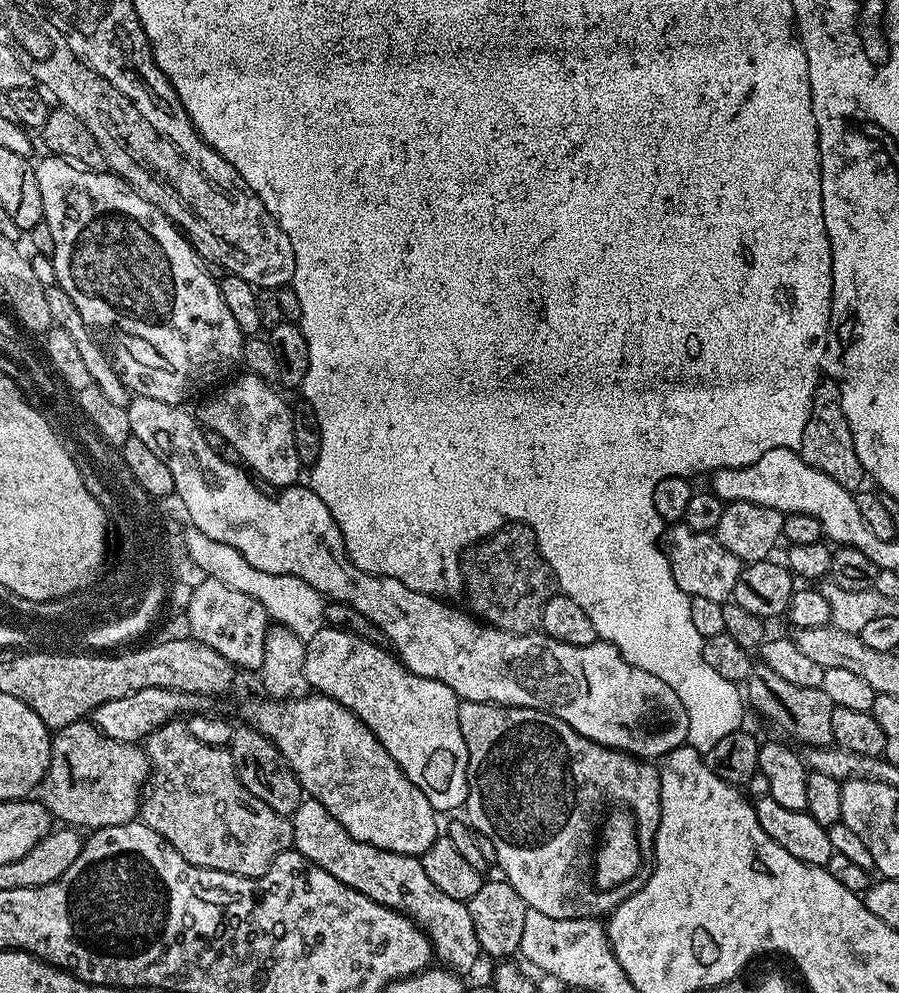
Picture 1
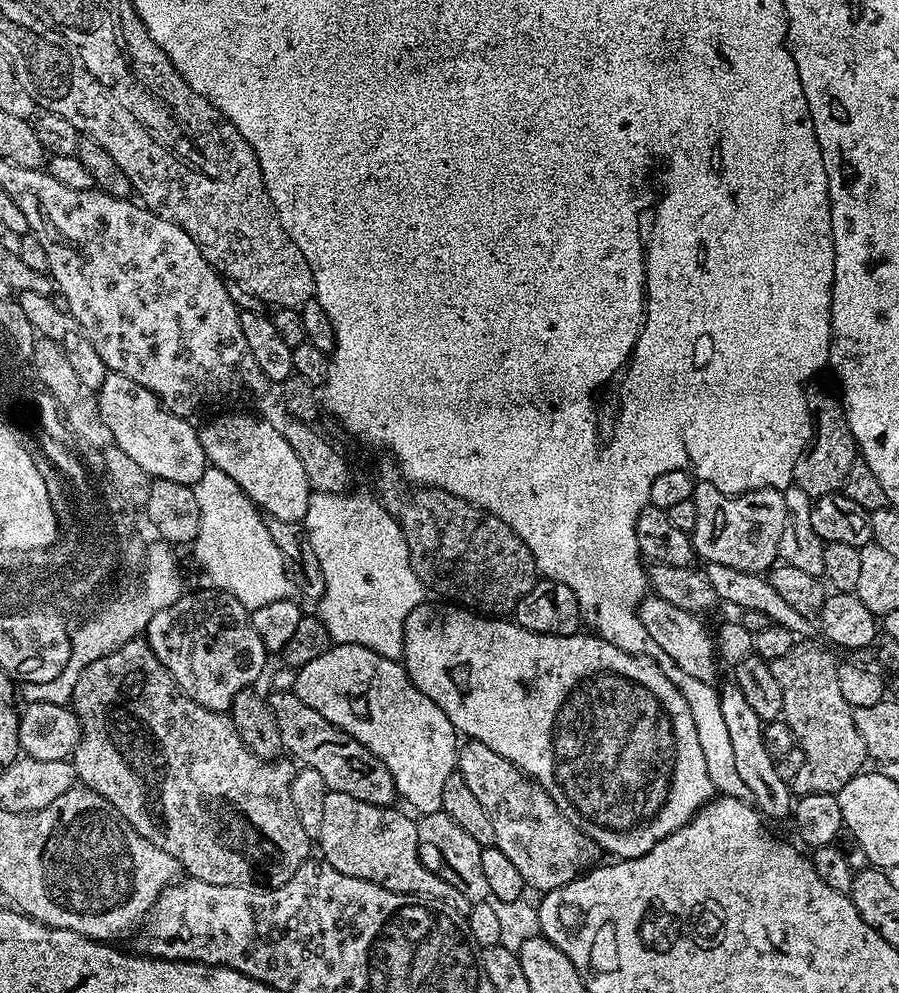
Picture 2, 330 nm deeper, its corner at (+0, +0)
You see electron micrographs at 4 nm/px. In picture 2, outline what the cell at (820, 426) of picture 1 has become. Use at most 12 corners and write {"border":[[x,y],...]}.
{"border":[[807,385],[812,436],[794,462],[807,496],[843,489],[858,459],[839,395]]}

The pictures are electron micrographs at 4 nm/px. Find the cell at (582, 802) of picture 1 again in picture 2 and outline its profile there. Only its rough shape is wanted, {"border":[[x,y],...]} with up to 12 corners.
{"border":[[477,740],[456,767],[495,846],[543,894],[602,850],[531,776]]}

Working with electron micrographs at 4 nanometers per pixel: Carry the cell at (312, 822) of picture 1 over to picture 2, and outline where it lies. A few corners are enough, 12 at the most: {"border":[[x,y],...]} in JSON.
{"border":[[329,792],[334,870],[391,892],[472,903],[420,861],[417,821]]}

